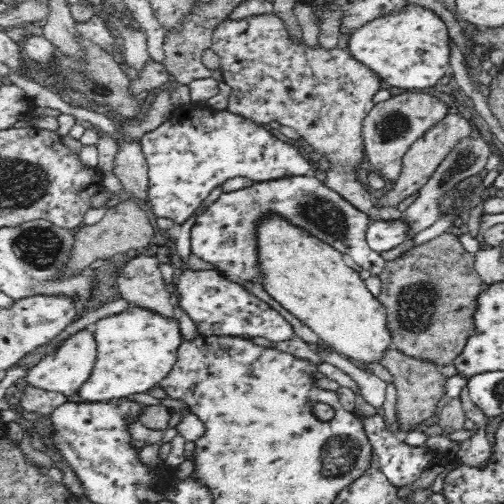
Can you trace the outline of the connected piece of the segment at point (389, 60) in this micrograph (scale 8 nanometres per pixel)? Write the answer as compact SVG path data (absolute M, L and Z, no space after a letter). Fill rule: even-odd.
M407 3L398 10L383 11L351 31L348 47L358 60L382 74L385 85L407 90L433 86L451 72L450 44L452 39L440 14L422 4Z

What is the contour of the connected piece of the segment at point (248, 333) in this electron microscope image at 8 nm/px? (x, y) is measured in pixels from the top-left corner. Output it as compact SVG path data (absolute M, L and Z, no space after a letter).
M185 269L175 284L182 308L194 320L204 337L238 337L242 339L265 338L274 342L296 340L294 328L268 303L240 285L232 284L218 276L214 269L193 271Z

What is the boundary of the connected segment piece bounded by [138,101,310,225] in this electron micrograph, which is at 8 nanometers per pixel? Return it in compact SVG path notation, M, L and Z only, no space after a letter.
M191 101L180 105L169 120L144 134L138 143L149 170L151 211L157 218L167 217L178 225L182 225L194 213L213 189L221 187L227 180L241 176L256 183L283 178L283 175L310 172L310 164L302 157L300 151L271 134L267 126L228 109L214 109L206 101Z

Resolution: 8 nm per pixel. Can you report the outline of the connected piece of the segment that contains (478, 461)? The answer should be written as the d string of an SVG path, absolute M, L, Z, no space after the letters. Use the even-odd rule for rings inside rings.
M464 394L463 403L468 420L474 422L474 434L459 444L456 456L468 466L482 467L491 454L491 446L488 441L490 416L477 407L466 394Z

